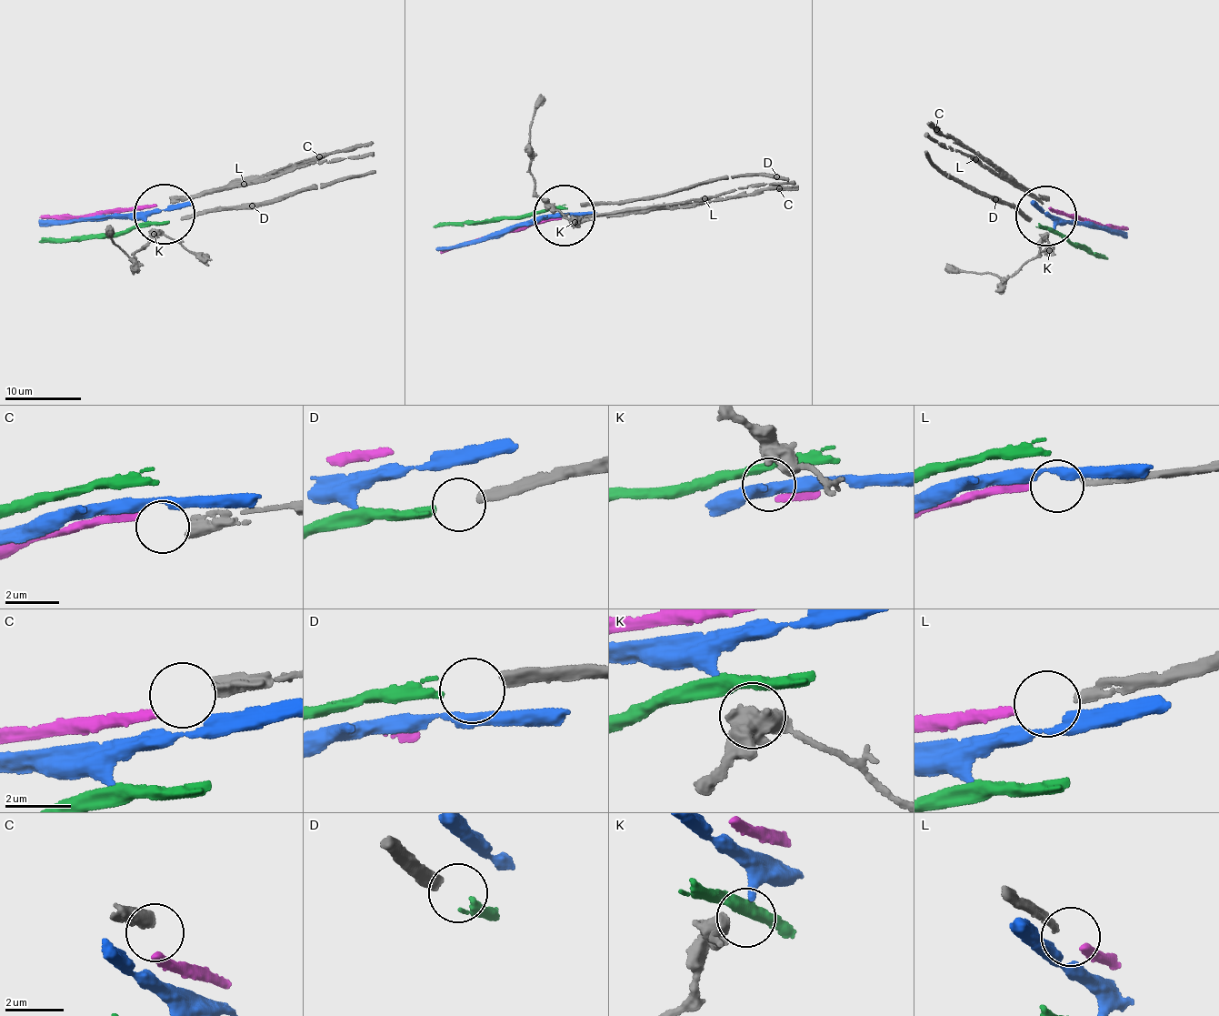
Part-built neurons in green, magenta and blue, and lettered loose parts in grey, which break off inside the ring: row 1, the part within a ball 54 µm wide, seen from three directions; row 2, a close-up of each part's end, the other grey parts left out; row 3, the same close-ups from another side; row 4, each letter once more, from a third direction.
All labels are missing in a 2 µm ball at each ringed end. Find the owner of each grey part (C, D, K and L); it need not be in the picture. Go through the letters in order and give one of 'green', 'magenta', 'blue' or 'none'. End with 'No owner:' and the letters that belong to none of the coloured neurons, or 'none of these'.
C: none
D: green
K: blue
L: magenta
No owner: C

